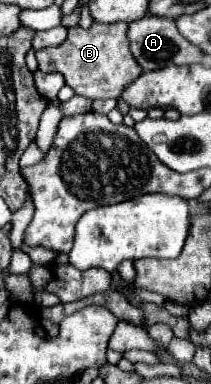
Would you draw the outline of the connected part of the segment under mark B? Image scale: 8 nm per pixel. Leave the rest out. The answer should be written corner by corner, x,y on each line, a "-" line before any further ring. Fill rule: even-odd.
93,23
87,31
81,27
69,27
69,35
61,45
39,49
35,55
41,71
63,73
65,83
77,95
89,99
117,99
143,71
137,61
133,61
127,43
127,23

